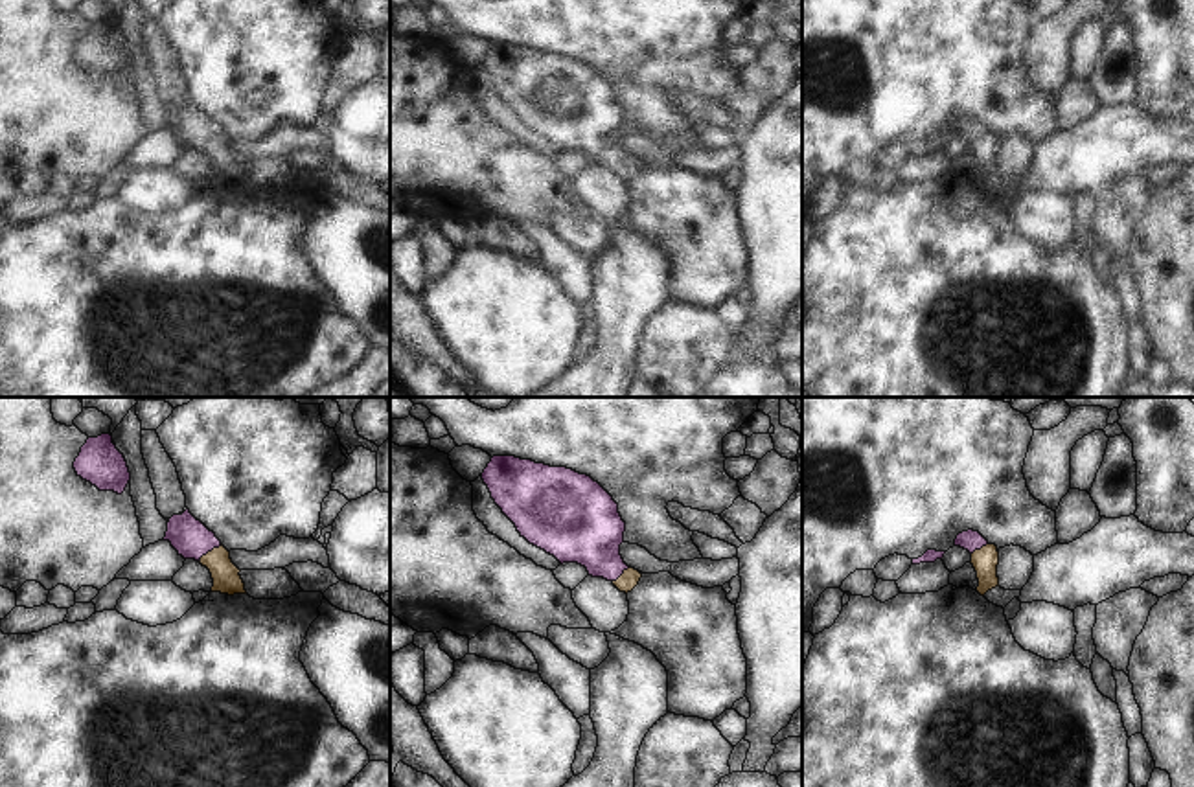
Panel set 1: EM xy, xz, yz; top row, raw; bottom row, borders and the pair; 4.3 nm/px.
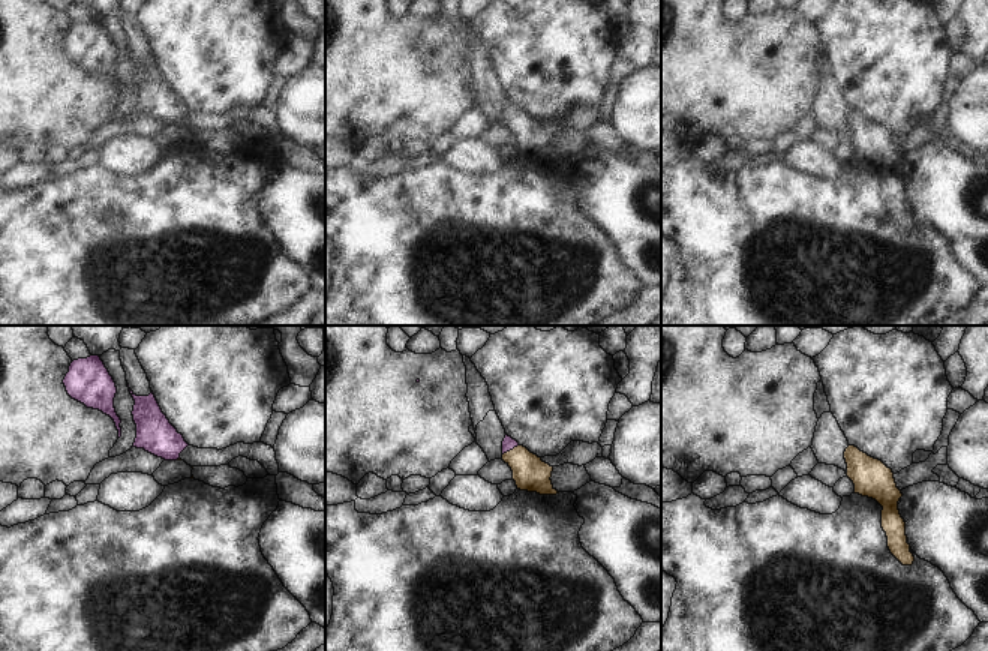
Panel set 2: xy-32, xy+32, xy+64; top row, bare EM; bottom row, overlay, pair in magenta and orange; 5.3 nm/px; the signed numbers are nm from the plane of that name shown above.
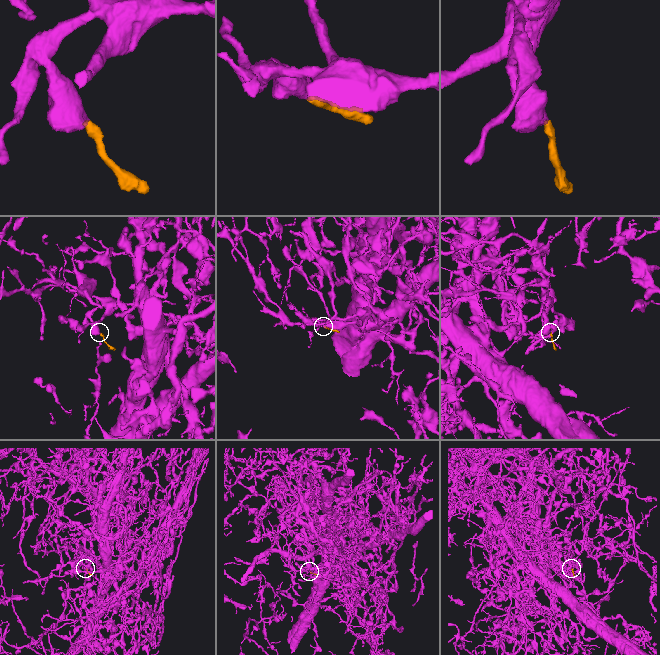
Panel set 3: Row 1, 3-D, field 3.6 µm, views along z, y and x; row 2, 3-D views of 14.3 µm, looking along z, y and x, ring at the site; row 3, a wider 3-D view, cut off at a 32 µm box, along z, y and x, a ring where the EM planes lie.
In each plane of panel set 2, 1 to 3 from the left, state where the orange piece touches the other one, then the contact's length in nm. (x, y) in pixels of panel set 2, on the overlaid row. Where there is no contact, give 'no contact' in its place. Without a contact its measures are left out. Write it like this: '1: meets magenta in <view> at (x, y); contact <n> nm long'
1: meets magenta in xy-32 at (177, 458); contact 30 nm long
2: meets magenta in xy+32 at (510, 449); contact 110 nm long
3: no contact

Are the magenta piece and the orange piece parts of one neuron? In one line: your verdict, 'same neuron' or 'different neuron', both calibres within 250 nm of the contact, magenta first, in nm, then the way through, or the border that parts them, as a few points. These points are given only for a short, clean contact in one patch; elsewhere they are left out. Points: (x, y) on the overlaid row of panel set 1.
same neuron | 170/120 nm | across xy (190, 537), (208, 550), (225, 574)

